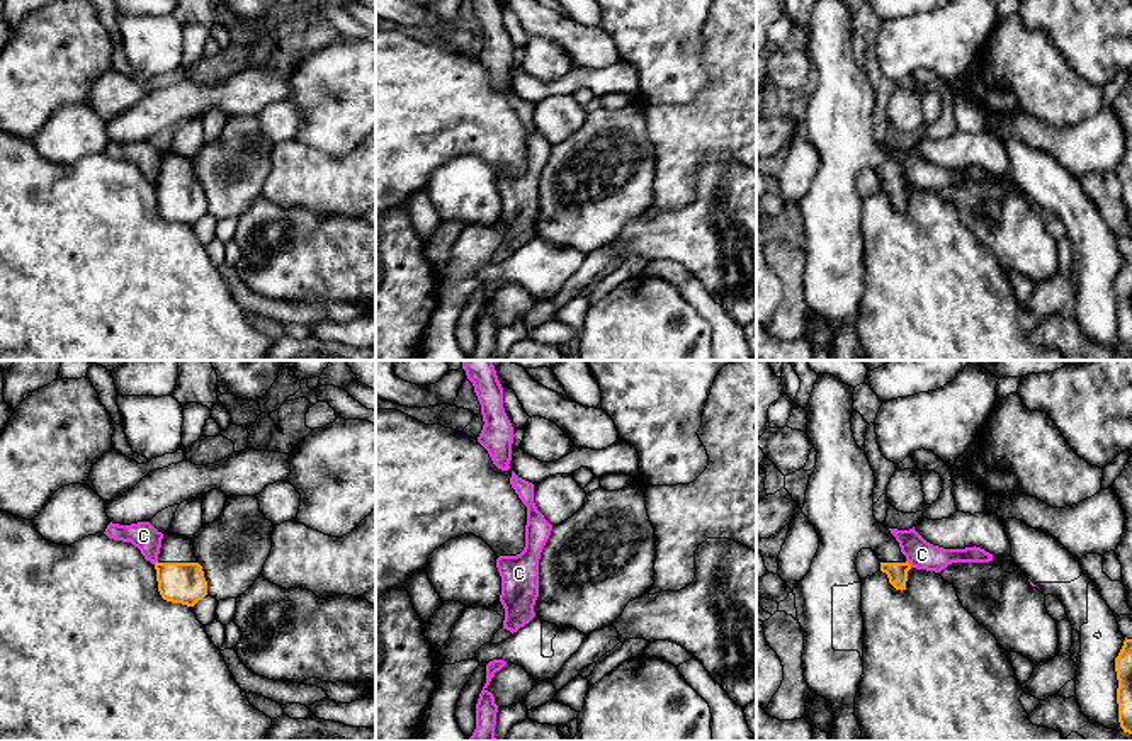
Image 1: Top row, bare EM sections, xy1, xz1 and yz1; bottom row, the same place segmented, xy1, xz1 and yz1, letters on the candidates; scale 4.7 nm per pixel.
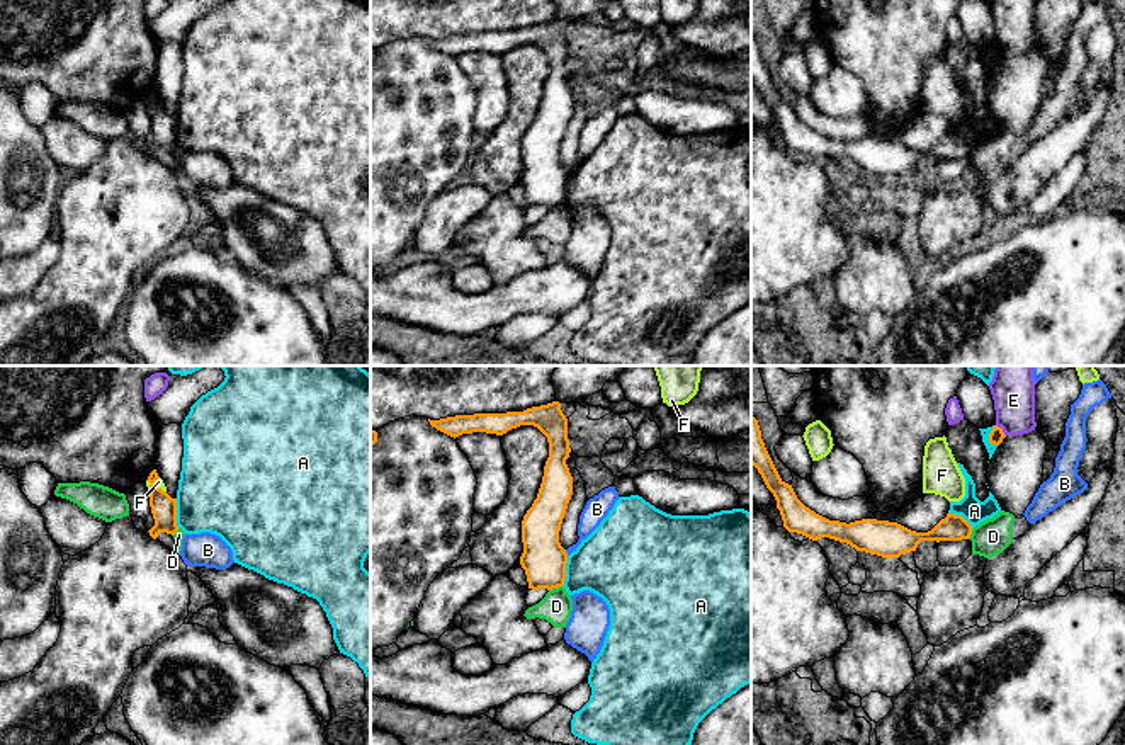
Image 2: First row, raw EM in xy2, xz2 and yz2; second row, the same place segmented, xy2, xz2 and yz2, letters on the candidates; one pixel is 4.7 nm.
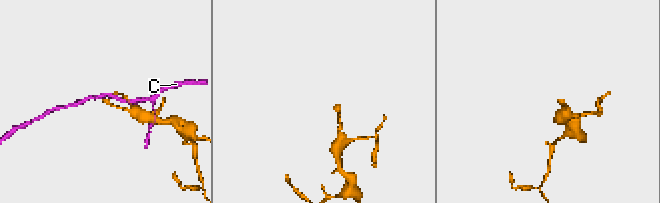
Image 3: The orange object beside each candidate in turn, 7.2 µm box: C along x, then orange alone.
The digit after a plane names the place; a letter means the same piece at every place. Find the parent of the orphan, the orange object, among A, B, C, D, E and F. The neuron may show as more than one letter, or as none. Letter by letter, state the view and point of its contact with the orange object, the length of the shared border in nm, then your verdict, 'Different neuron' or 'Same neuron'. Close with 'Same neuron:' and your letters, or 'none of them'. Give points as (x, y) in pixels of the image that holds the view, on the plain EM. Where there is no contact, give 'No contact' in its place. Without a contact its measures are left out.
A: Touches orange at xy2 (175, 133). Shared border 140 nm. Different neuron
B: Touches orange at xz2 (566, 172). Shared border 40 nm. Different neuron
C: Touches orange at yz1 (908, 182). Shared border 50 nm. Different neuron
D: Touches orange at xz2 (554, 206). Shared border 70 nm. Different neuron
E: Touches orange at yz2 (1001, 50). Shared border 80 nm. Different neuron
F: Touches orange at xy2 (155, 104). Shared border 110 nm. Different neuron
Same neuron: none of them

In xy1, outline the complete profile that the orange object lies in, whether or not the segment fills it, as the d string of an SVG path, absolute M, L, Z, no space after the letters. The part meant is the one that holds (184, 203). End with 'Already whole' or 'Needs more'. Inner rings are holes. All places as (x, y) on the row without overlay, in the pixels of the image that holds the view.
M163 153L155 189L158 211L167 221L194 226L207 214L207 201L194 173L192 158Z. Needs more

